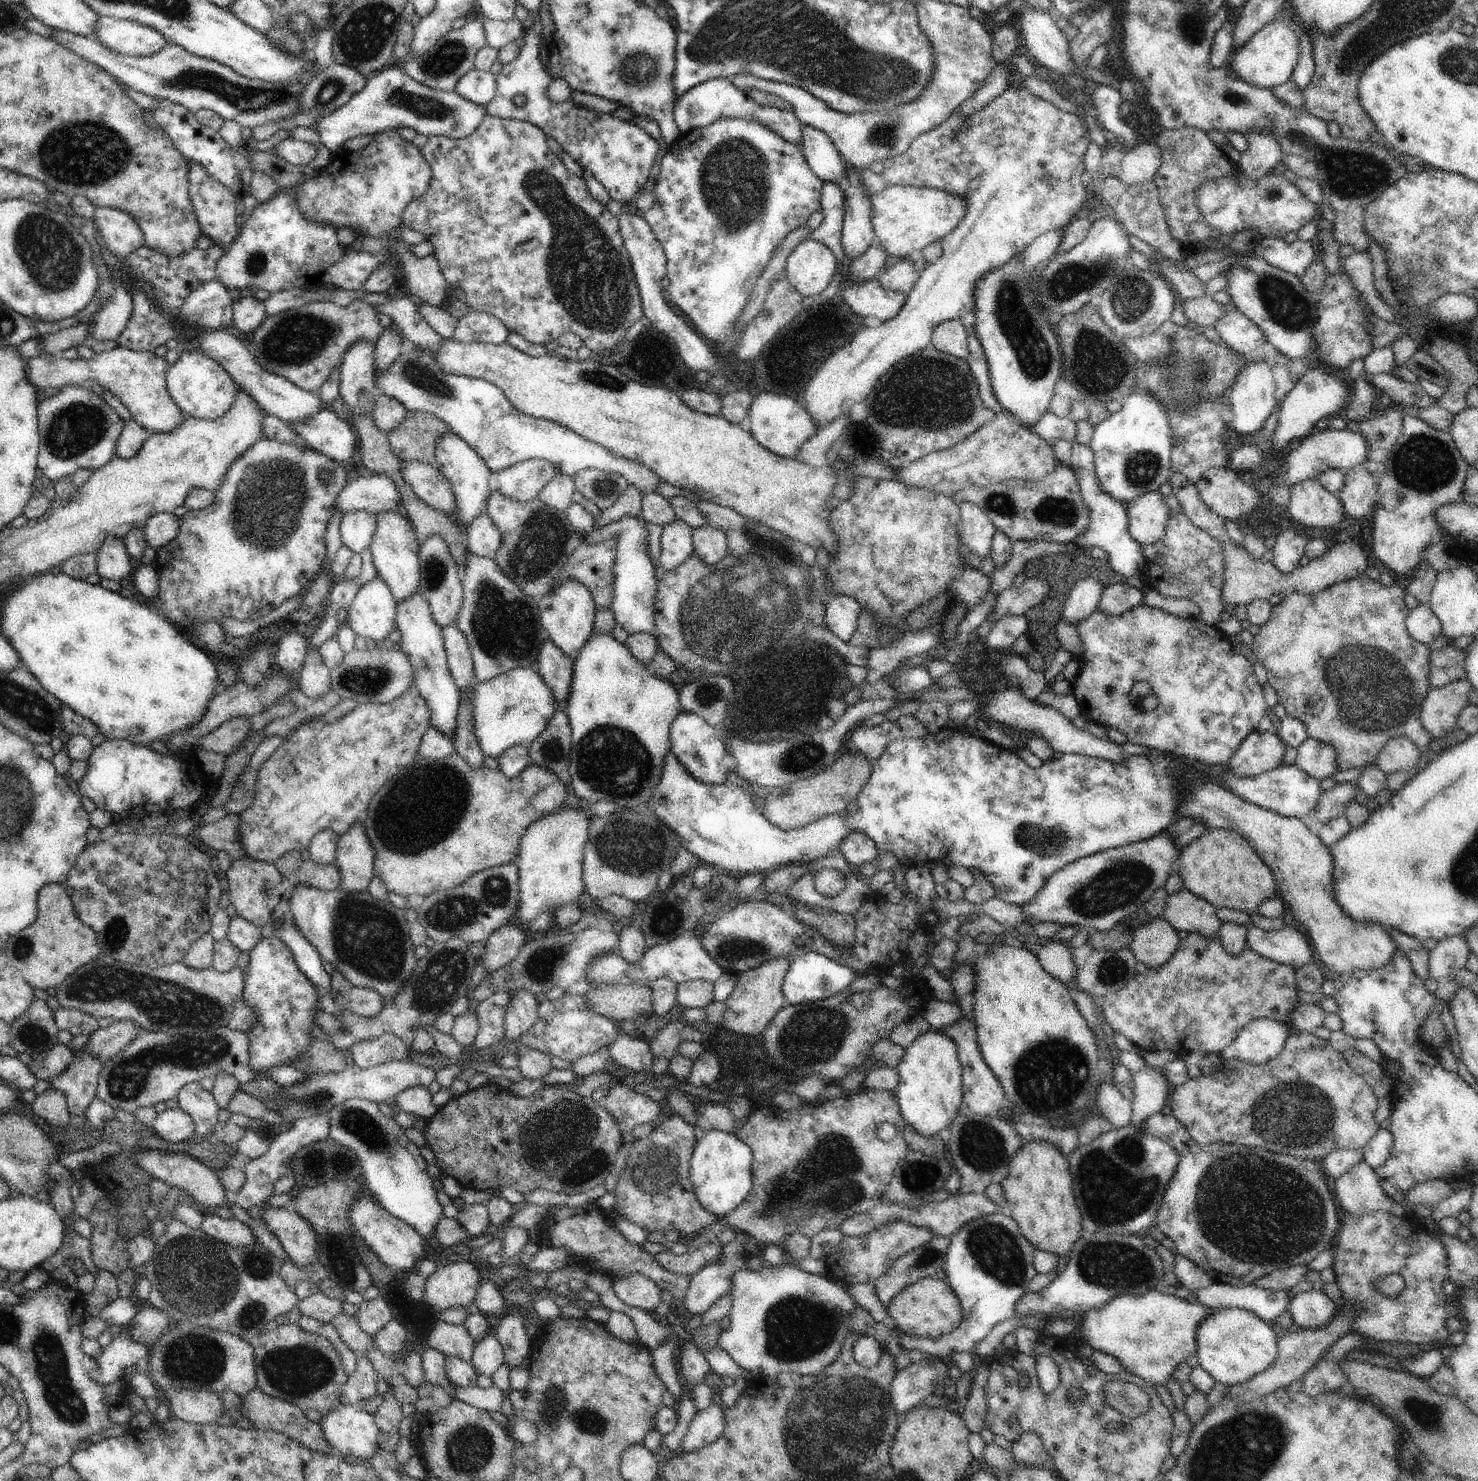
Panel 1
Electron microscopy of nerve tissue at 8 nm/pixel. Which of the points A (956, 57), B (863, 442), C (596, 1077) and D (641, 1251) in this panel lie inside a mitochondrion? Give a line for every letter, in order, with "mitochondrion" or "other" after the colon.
A: mitochondrion
B: other
C: other
D: other

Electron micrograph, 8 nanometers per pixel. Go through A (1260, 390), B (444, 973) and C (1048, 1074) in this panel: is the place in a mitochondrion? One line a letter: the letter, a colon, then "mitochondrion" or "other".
A: other
B: mitochondrion
C: mitochondrion

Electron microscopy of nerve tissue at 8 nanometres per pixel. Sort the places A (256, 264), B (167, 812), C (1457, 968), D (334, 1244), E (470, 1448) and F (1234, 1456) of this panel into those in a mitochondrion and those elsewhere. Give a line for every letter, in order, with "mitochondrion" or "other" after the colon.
A: mitochondrion
B: other
C: other
D: mitochondrion
E: mitochondrion
F: mitochondrion

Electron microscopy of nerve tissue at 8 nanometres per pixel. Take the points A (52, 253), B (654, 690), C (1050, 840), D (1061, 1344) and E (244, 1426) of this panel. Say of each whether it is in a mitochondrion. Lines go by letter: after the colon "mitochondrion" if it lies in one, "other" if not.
A: mitochondrion
B: other
C: mitochondrion
D: other
E: other

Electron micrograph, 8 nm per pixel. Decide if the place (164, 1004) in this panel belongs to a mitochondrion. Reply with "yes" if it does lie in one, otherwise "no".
yes

